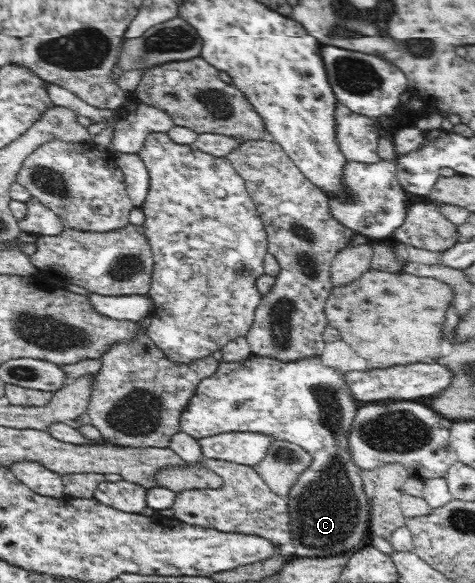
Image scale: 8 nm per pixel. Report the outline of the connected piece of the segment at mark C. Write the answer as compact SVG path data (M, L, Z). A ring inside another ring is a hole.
M251 356L240 361L221 361L220 367L216 370L215 375L211 375L209 378L203 379L201 384L197 386L197 390L194 392L194 396L191 398L189 405L185 407L185 410L181 412L181 430L190 434L191 436L201 439L226 432L258 432L258 434L267 434L270 438L275 440L286 440L301 446L311 456L312 463L307 467L299 476L299 479L292 484L292 488L287 493L285 501L288 504L289 513L289 526L290 526L290 542L293 544L293 557L325 557L325 556L337 556L347 552L355 552L363 547L367 547L370 544L371 530L370 530L370 501L365 494L365 488L363 487L363 478L359 472L362 468L354 466L352 460L350 460L350 452L348 450L348 442L346 442L346 436L349 433L350 425L353 424L354 416L358 411L355 397L348 391L347 381L341 378L341 372L339 370L333 370L333 368L327 368L321 364L321 360L317 358L303 357L297 361L281 361L280 359L265 356Z

